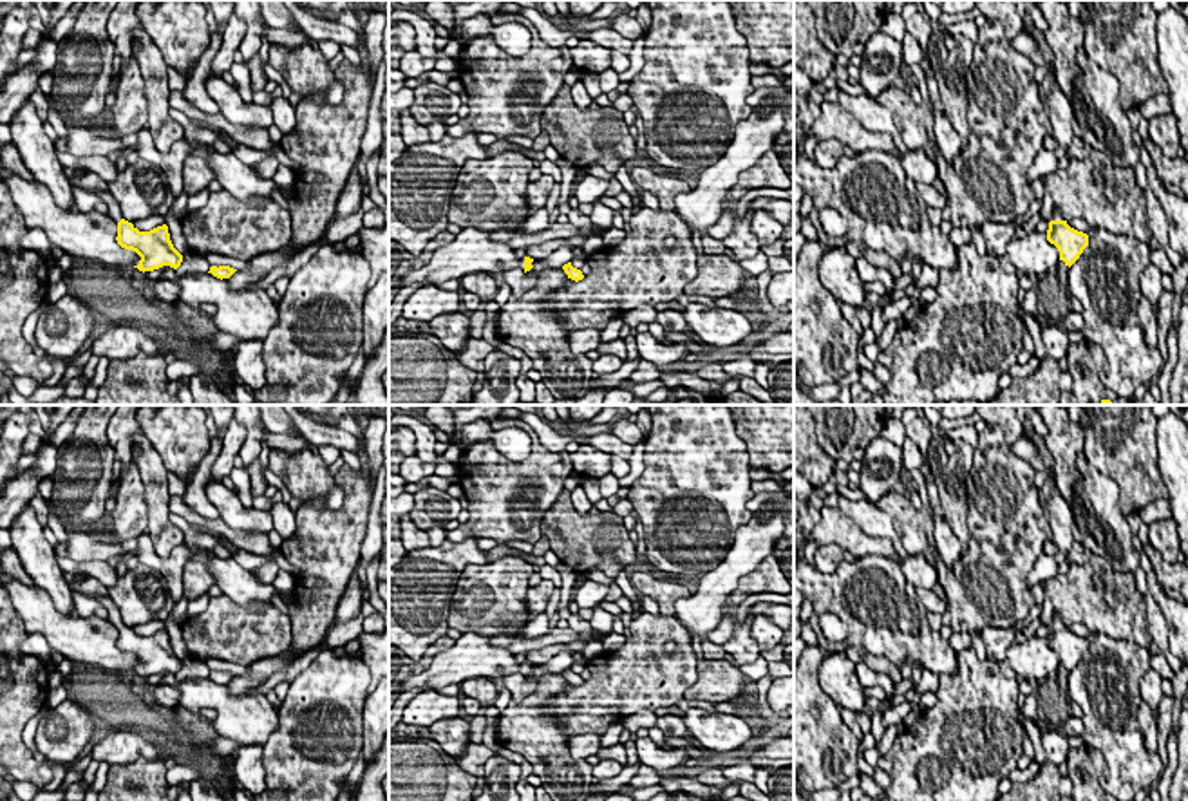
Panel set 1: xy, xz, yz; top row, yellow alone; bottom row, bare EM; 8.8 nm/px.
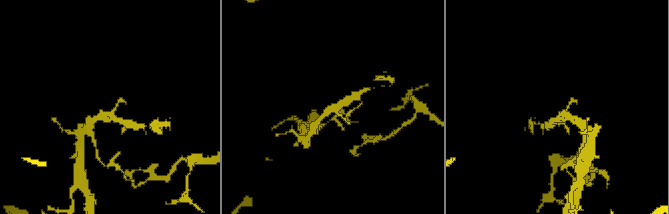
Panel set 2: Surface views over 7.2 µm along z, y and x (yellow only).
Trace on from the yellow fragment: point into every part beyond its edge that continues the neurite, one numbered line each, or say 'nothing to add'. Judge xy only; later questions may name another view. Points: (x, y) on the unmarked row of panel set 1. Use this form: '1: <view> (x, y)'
1: xy (107, 603)

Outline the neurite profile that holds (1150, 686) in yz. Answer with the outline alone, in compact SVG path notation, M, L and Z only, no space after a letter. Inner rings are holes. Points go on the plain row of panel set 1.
M1148 669L1148 673L1139 680L1139 693L1141 700L1150 707L1152 716L1157 723L1159 703L1163 700L1163 676L1157 671Z

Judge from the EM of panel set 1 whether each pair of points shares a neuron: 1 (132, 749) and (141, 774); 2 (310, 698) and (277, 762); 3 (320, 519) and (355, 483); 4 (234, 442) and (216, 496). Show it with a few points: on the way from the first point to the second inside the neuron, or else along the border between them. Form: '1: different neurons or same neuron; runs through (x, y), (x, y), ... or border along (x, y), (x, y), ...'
1: different neurons; border along (158, 758), (136, 758), (111, 765)
2: same neuron; runs through (295, 715), (295, 724), (288, 731), (288, 745)
3: same neuron; runs through (333, 519), (355, 501), (355, 496)
4: different neurons; border along (210, 480), (219, 483)

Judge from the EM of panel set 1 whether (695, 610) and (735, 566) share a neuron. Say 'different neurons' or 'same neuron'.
same neuron

